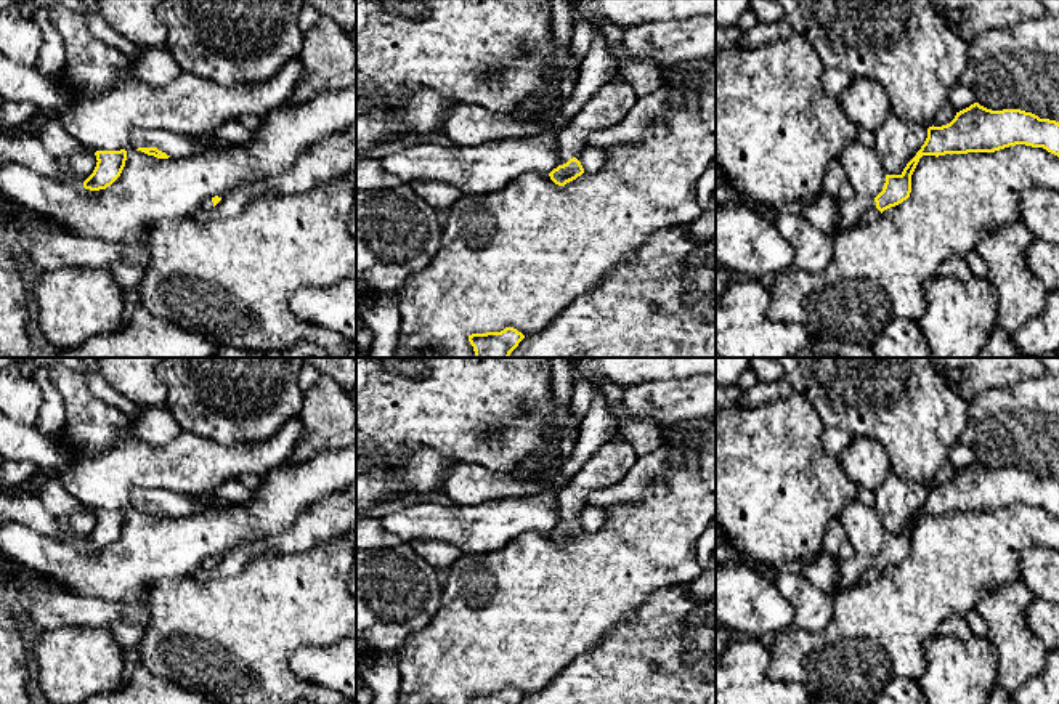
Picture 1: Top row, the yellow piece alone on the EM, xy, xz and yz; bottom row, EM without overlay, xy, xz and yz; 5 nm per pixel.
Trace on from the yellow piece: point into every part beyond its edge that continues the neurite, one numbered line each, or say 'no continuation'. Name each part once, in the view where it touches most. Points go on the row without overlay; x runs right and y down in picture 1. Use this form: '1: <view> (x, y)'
1: xz (610, 462)

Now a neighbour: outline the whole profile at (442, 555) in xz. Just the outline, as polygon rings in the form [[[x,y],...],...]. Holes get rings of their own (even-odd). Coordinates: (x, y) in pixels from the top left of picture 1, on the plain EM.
[[[414,540],[409,544],[417,556],[424,558],[433,568],[448,571],[462,555],[462,552],[443,540]]]

